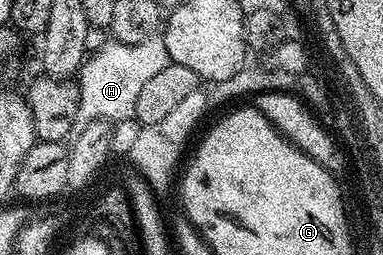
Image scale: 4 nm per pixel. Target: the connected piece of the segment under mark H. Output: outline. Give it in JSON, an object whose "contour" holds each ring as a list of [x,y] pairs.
{"contour":[[[162,38],[121,44],[111,39],[98,53],[87,55],[82,61],[82,67],[76,73],[78,85],[78,120],[109,120],[117,122],[133,117],[136,98],[149,80],[164,66],[172,63],[166,41]]]}

